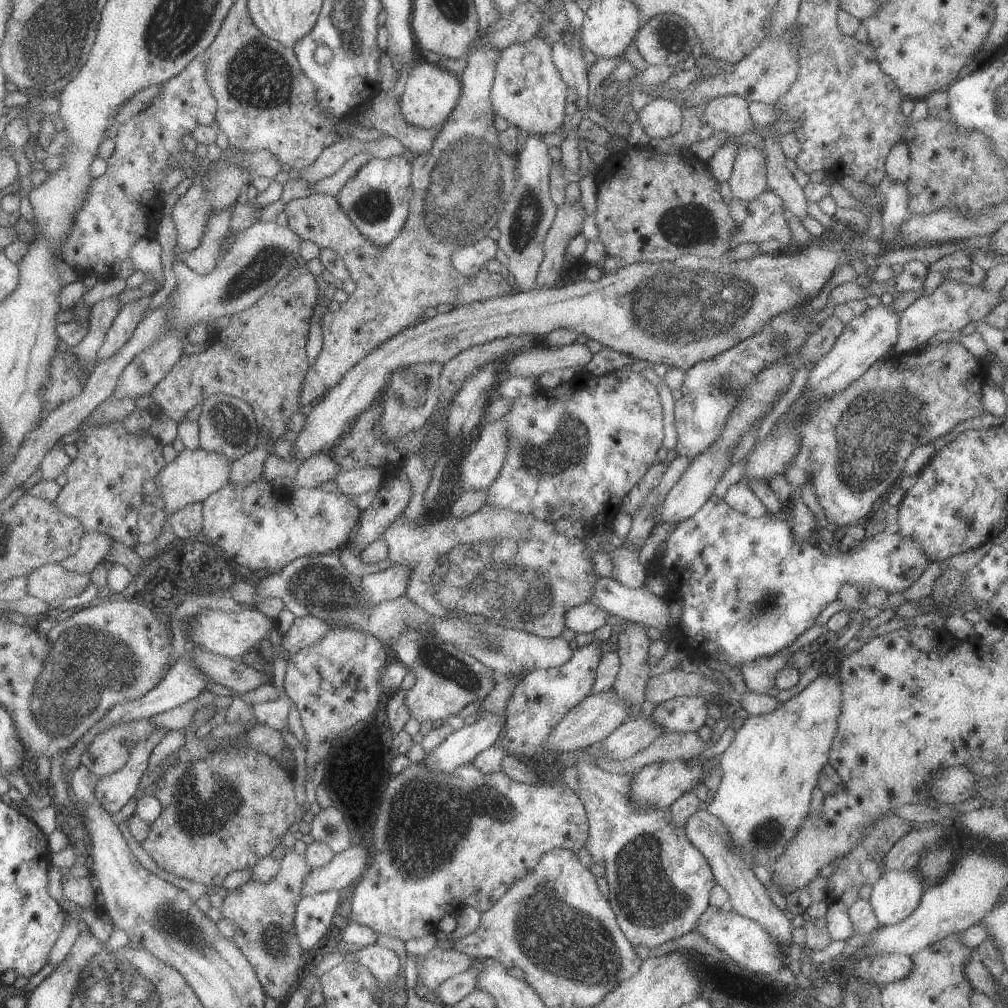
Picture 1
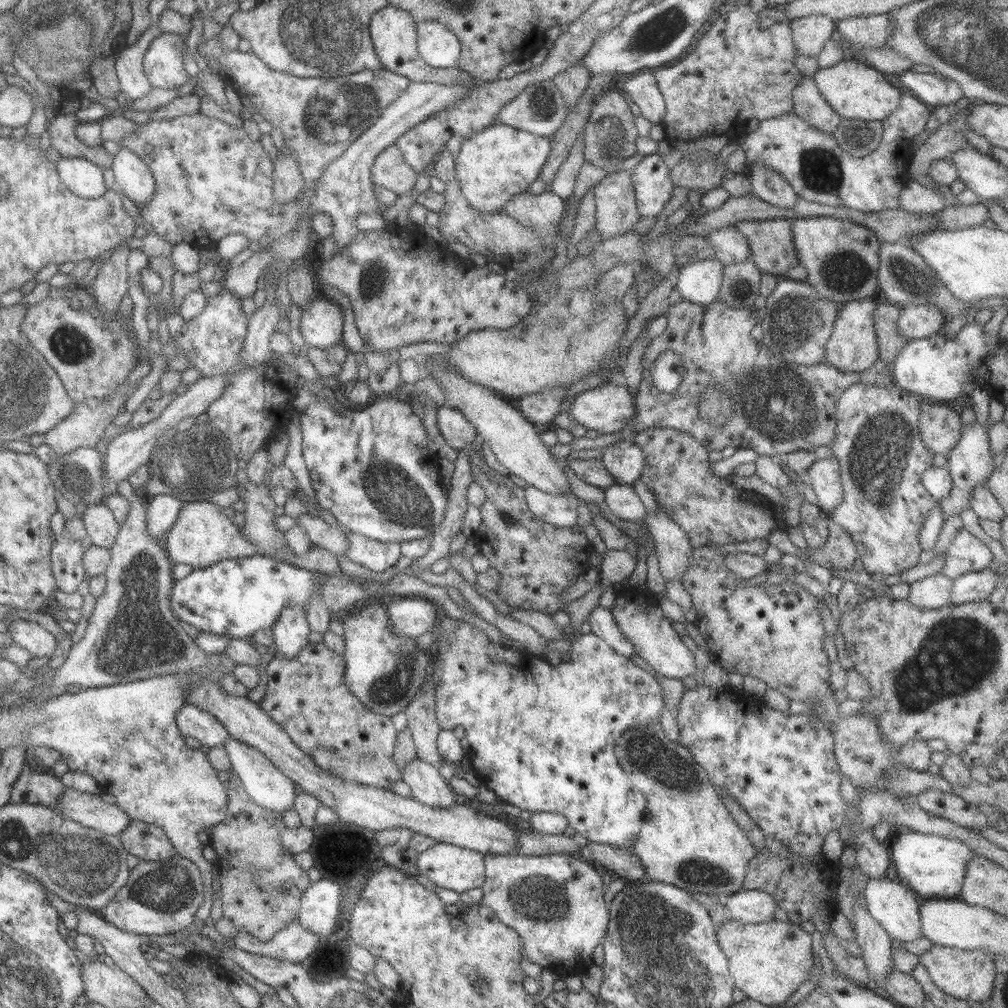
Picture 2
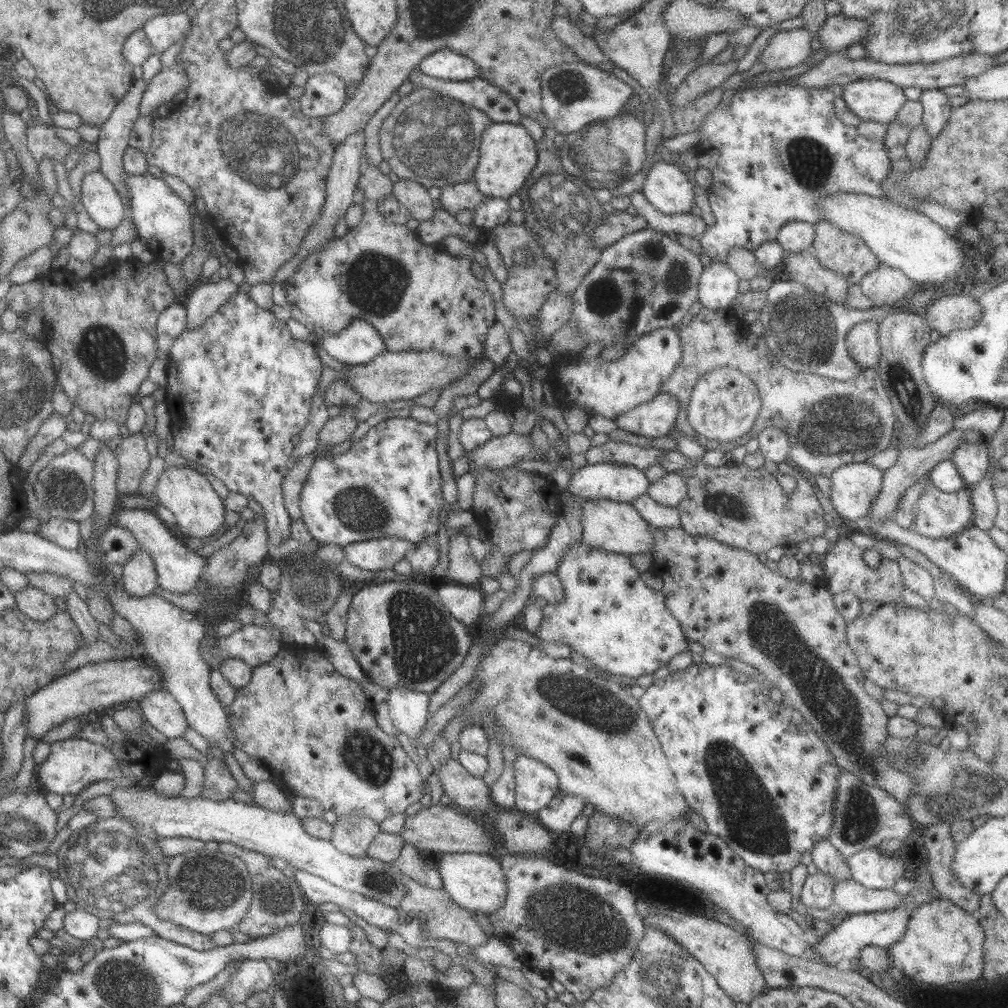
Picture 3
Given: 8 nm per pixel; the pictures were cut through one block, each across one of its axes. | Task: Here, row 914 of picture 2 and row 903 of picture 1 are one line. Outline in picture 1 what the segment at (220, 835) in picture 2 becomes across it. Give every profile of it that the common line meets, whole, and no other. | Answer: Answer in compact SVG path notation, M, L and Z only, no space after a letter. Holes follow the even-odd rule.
M297 836L293 846L284 849L278 871L273 877L265 882L248 879L237 890L227 893L219 907L221 916L235 924L236 931L231 938L235 946L250 962L265 994L274 998L277 1003L279 998L287 996L287 992L299 983L303 951L293 932L292 918L294 908L301 898L301 883L311 870L305 851L306 844Z

